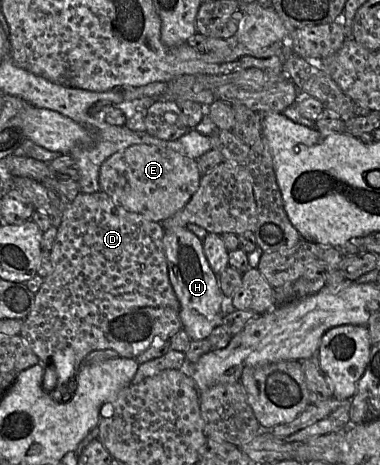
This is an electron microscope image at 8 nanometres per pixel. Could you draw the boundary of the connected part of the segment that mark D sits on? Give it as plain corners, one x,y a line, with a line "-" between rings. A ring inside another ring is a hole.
105,192
79,193
78,196
68,204
63,214
62,223
51,250
51,272
44,278
44,282
35,295
34,304
30,314
24,319
20,336
37,355
40,362
49,365
53,354
64,348
72,348
75,354
78,371
85,362
86,356
92,351
112,349
119,357
136,358
148,349
157,340
169,340
171,336
182,329
180,320
180,303
169,280
167,260
164,251
163,237
165,229
159,222
152,221
146,217
125,210
114,203
112,198

